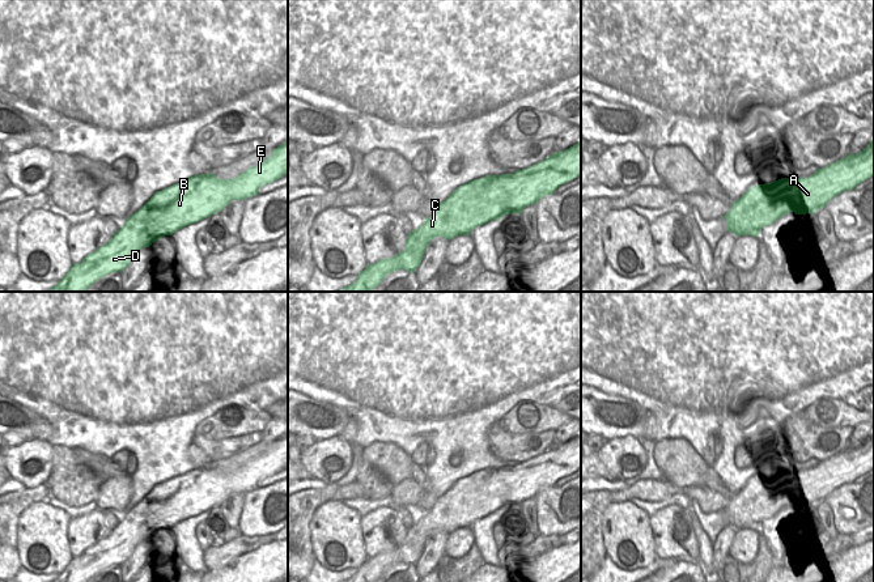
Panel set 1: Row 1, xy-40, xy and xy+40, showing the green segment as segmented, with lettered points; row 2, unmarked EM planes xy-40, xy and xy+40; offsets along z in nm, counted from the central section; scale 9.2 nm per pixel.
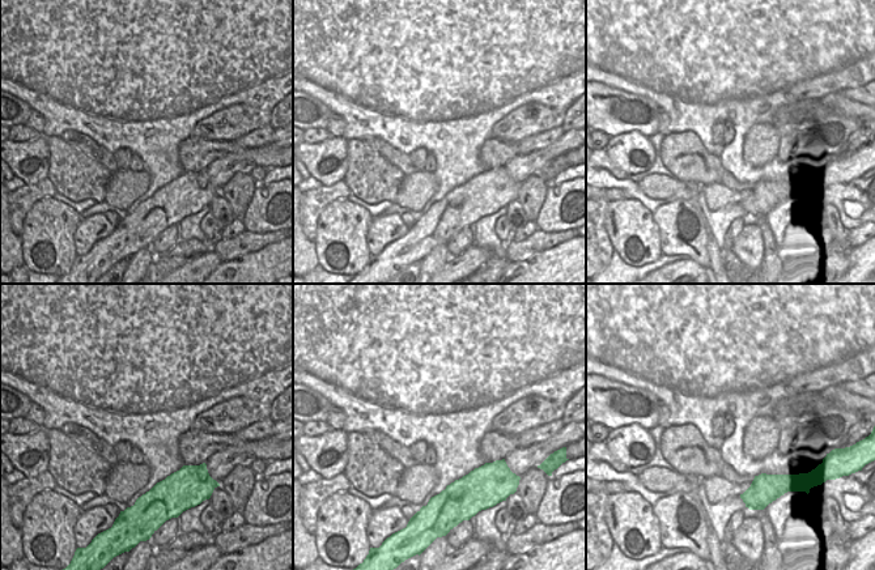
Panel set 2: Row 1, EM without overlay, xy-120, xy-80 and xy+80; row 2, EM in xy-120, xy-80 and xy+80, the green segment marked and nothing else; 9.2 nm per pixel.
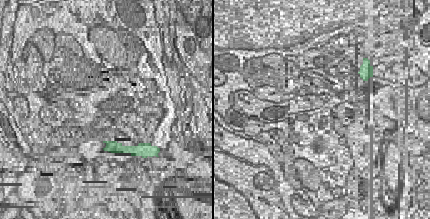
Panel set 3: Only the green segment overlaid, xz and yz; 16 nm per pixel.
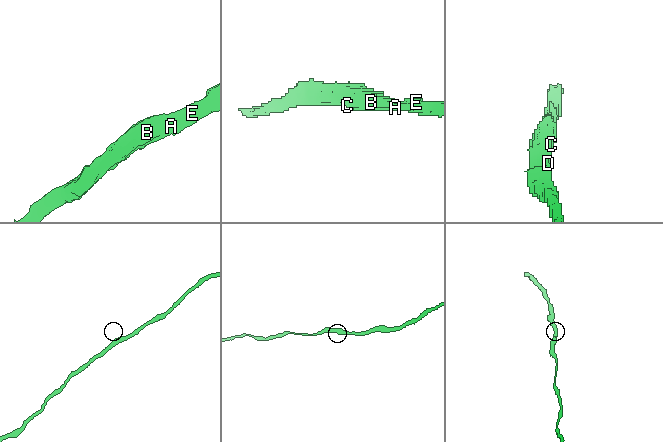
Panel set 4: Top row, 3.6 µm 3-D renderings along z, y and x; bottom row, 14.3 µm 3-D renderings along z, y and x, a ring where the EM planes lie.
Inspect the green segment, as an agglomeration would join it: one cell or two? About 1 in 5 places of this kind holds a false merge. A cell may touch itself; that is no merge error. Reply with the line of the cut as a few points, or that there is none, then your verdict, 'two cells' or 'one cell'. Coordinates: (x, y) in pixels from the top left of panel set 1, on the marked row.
no cut | one cell

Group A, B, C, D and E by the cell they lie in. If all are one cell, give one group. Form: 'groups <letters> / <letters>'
groups A B C D E

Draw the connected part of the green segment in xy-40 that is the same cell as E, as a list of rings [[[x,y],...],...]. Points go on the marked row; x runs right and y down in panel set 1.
[[[288,141],[275,148],[263,162],[249,167],[233,179],[221,179],[212,173],[194,175],[181,183],[157,191],[136,213],[131,214],[126,224],[102,247],[86,255],[81,263],[76,263],[65,276],[46,292],[84,292],[97,280],[128,267],[135,254],[148,247],[165,235],[173,235],[177,230],[199,222],[221,212],[233,200],[246,200],[258,195],[258,190],[288,174]]]

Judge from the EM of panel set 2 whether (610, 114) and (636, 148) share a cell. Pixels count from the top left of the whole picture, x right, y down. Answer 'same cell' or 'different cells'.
different cells

